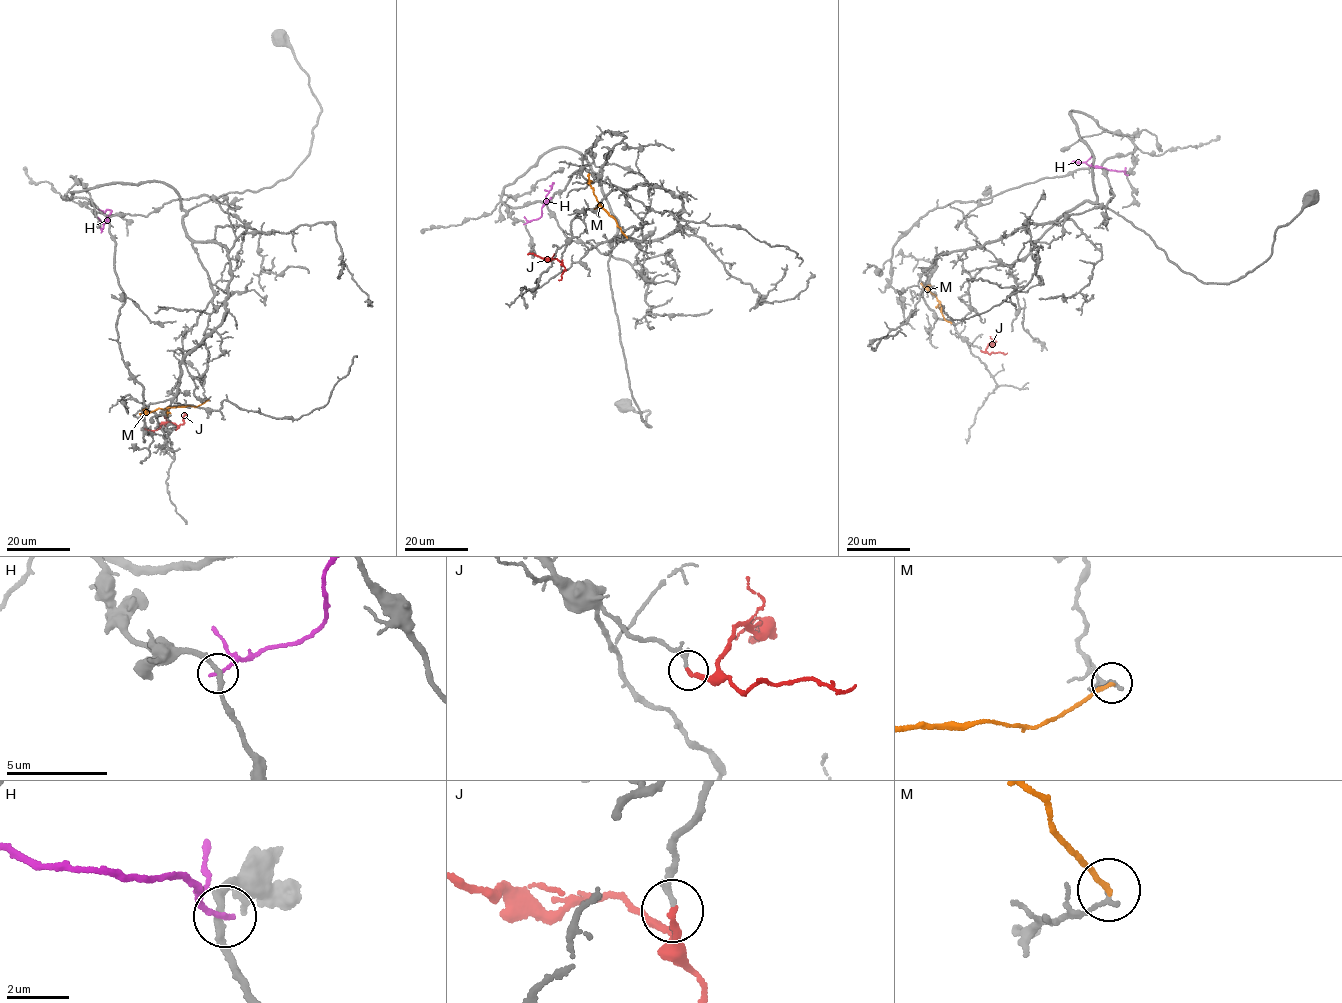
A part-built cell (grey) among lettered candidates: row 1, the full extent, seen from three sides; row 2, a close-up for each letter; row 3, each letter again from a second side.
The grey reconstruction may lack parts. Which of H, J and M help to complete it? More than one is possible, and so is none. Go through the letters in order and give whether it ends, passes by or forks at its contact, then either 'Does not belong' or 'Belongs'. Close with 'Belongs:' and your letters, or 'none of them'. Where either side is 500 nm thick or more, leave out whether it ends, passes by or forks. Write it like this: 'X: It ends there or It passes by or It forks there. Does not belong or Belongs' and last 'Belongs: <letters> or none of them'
H: It ends there. Does not belong
J: It ends there. Belongs
M: It ends there. Does not belong
Belongs: J

